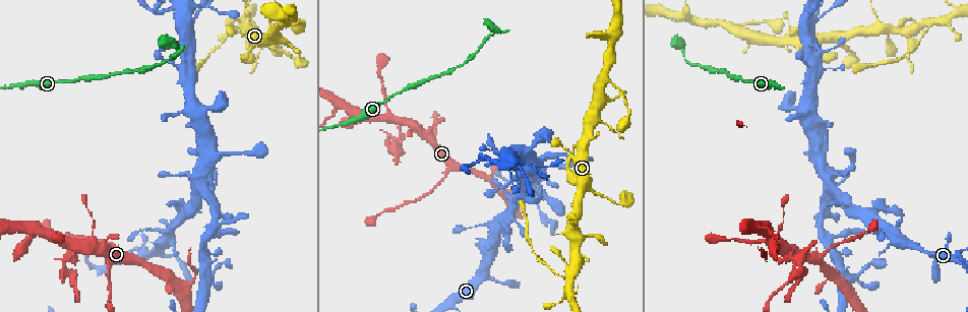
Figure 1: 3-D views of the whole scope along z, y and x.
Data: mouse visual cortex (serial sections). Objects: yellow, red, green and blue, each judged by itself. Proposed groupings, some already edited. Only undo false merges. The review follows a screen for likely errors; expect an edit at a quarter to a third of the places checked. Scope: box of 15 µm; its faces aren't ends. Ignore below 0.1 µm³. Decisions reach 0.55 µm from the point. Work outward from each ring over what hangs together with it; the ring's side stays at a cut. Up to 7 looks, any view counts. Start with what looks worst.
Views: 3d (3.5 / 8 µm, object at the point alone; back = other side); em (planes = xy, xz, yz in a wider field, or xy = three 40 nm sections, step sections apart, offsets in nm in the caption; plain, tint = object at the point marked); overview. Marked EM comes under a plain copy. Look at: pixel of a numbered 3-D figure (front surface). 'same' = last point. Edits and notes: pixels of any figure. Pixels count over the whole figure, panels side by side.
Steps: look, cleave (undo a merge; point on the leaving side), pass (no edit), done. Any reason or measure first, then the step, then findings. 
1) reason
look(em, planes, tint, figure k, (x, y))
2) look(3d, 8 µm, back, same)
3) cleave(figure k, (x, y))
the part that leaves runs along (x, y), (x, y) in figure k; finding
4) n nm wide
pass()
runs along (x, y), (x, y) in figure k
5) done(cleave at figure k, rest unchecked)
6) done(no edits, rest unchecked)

calibre changes
look(3d, 3.5 µm, figure 1, (826, 253))

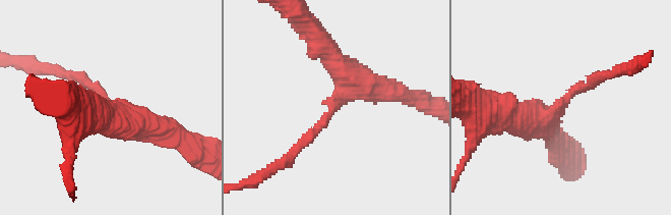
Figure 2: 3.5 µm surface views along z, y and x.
arms of 150, 450 nm
look(em, xy, step 5, tint, figure 2, (568, 100))

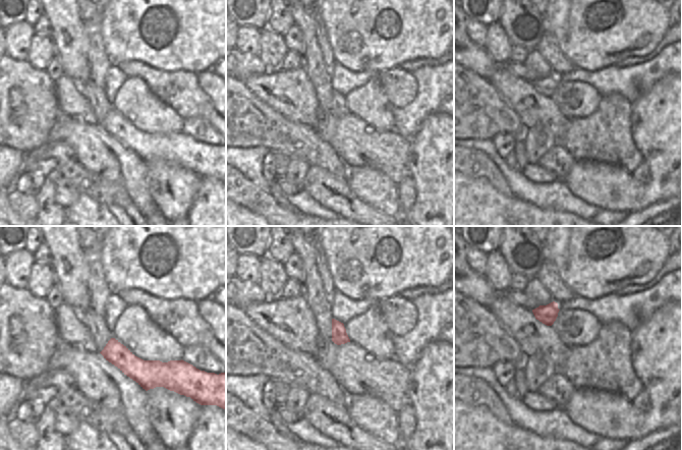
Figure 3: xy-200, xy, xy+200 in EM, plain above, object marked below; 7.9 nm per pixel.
pass()
runs along (338, 64), (357, 83), (291, 156) in figure 2; all the same cell

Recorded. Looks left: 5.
thick turns thin
look(3d, 3.5 µm, figure 1, (492, 279))

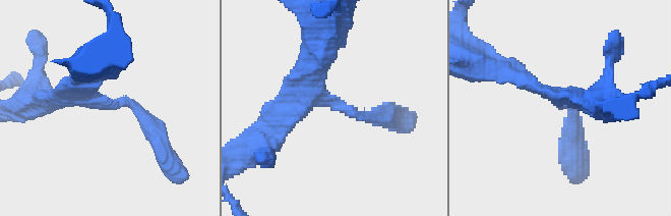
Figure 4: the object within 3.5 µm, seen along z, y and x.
3 arms; arms of 200, 250, 300 nm; need the tissue
look(em, planes, tint, figure 4, (562, 106))

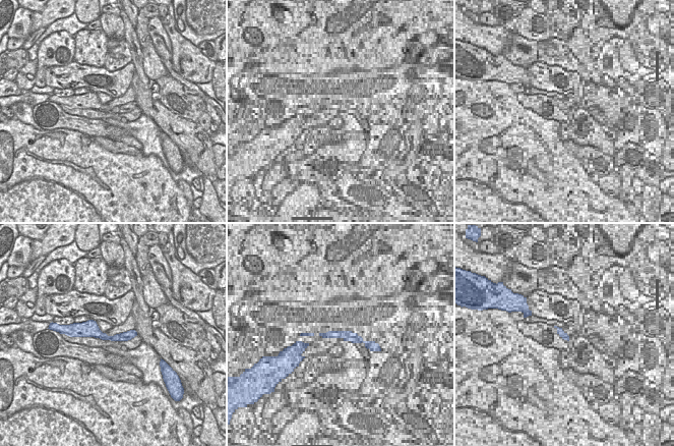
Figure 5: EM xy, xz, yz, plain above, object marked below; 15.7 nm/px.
160 nm wide
pass()
runs along (133, 333), (121, 337), (80, 334) in figure 5; all the same cell

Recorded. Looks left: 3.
sudden change in width
look(3d, 3.5 µm, figure 1, (501, 33))

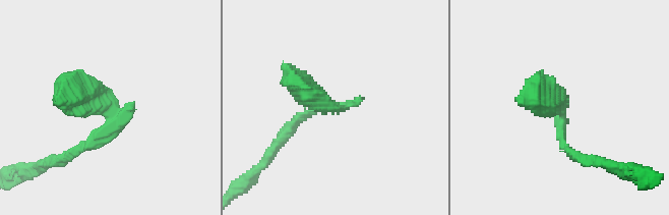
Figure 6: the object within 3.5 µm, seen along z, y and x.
look(em, xy, step 2, tint, figure 6, (100, 105))

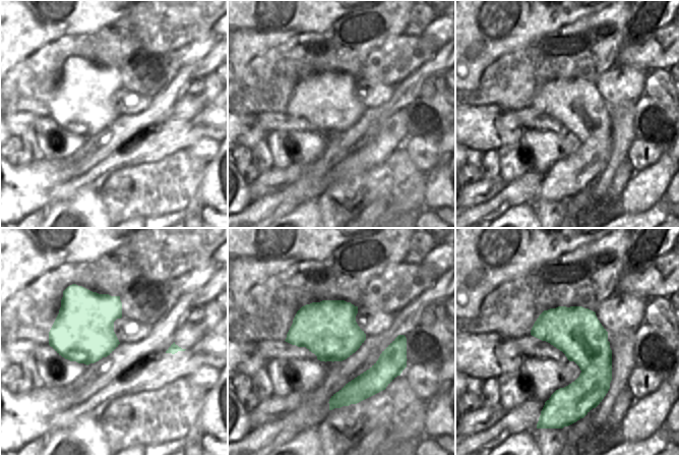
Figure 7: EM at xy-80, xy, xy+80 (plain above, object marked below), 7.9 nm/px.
another direction
look(em, xy, step 1, tint, same)

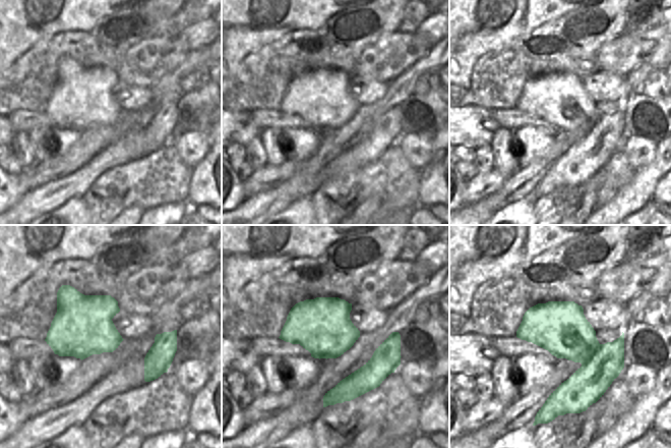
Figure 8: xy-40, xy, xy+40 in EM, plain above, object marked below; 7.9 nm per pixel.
cleave(figure 6, (79, 110))
border along (599, 343), (598, 347), (582, 366) in figure 8; a second cell is stuck on

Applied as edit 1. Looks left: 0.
done(cleave at figure 6, rest unchecked)

